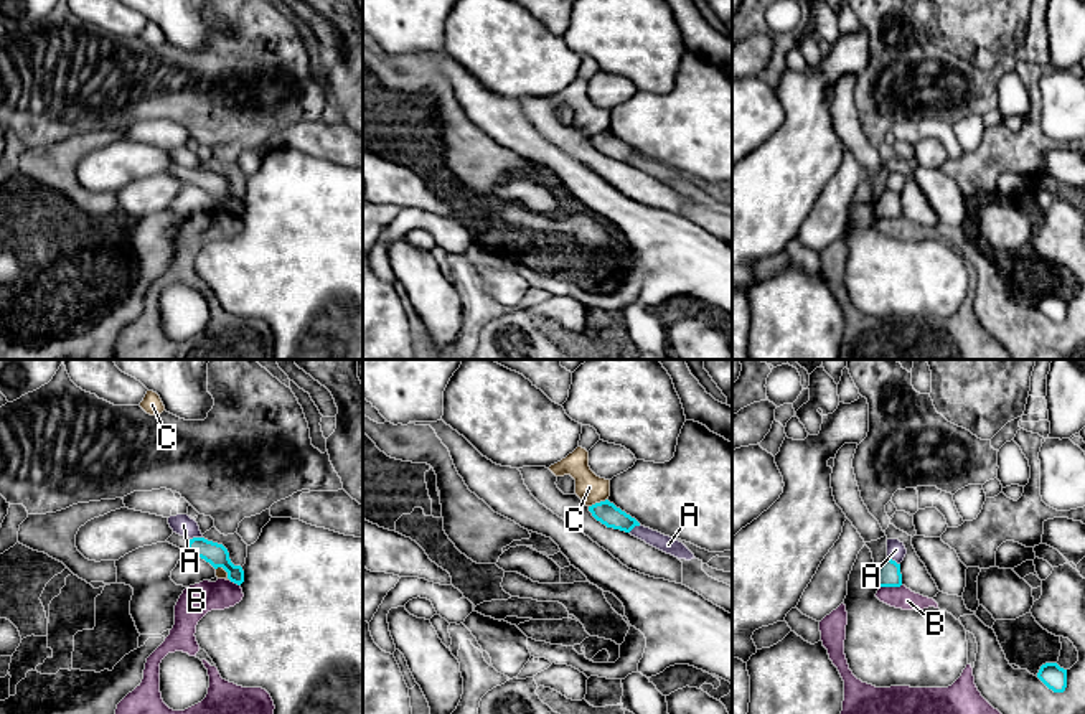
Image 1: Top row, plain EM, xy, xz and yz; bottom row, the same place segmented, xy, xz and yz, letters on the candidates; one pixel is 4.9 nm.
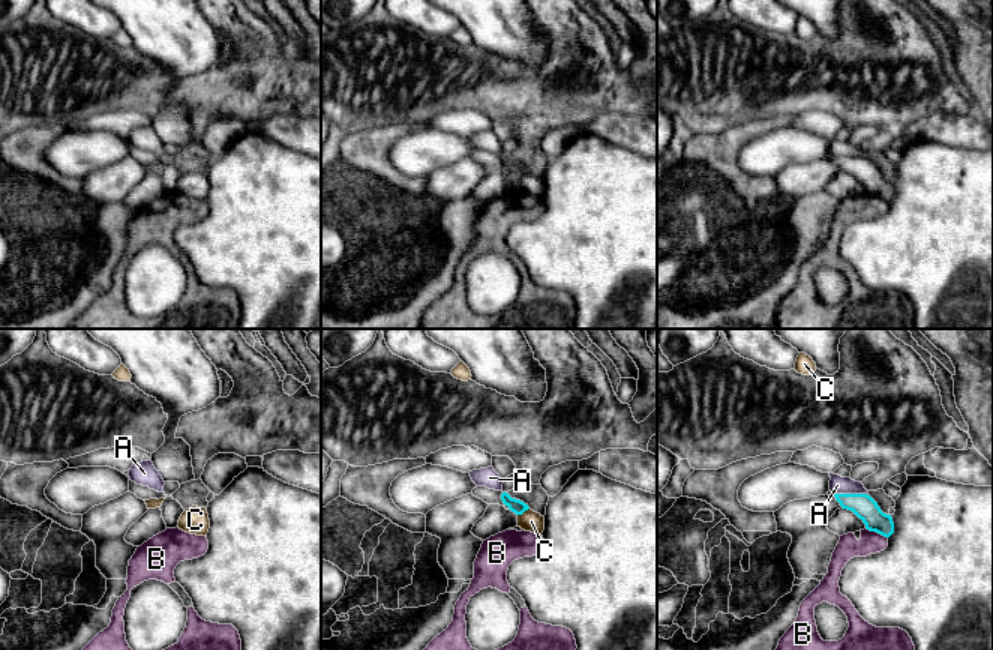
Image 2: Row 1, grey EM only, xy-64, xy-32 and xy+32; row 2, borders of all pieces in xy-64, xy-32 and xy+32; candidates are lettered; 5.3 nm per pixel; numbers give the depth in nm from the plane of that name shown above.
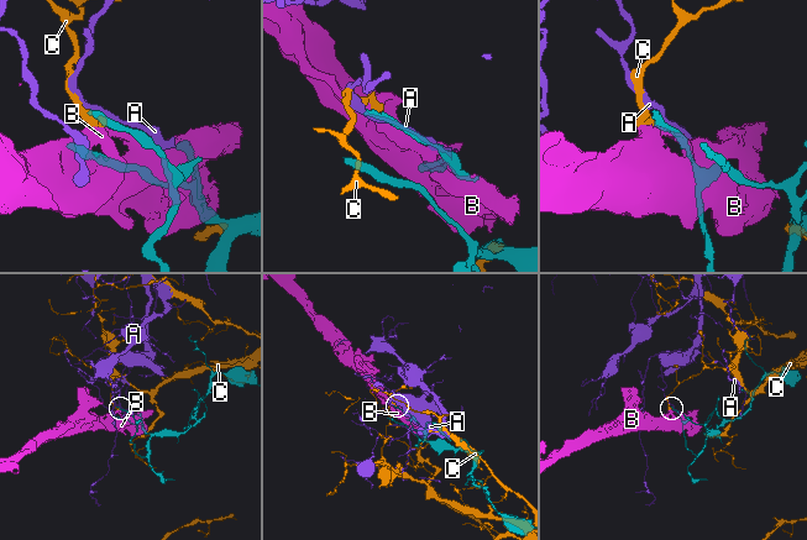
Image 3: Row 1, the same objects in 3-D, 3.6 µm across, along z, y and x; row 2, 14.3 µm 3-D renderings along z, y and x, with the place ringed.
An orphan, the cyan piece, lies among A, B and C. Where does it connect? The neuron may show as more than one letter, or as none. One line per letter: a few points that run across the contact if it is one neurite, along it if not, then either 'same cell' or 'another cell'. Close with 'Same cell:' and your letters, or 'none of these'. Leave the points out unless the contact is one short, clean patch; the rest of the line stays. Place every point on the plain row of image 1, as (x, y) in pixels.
A: another cell
B: another cell
C: another cell
Same cell: none of these

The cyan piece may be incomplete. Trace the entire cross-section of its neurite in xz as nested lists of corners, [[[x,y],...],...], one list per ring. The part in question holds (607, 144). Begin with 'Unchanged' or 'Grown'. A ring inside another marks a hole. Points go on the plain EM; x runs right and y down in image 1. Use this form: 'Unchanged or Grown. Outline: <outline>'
Unchanged. Outline: [[[608,130],[589,137],[589,142],[597,152],[605,155],[607,158],[630,163],[635,157],[640,157],[635,148],[617,139]]]

